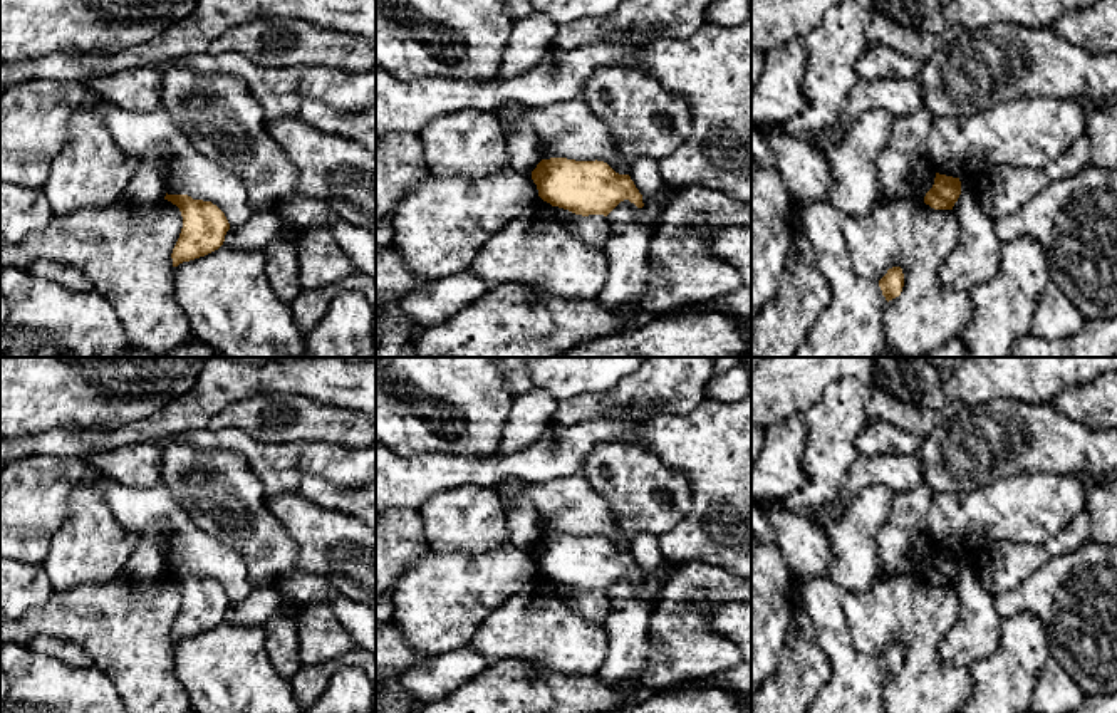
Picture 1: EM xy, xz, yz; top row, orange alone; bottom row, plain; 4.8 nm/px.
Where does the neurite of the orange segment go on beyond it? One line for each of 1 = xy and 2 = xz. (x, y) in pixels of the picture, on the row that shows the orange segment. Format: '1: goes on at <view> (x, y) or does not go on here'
1: does not go on here
2: does not go on here

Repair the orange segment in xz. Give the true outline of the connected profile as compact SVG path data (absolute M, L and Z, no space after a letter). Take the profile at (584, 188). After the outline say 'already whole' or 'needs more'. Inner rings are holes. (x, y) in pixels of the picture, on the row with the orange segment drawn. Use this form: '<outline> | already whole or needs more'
M567 158L542 159L532 171L538 196L575 215L607 216L621 201L642 208L642 195L629 174L616 173L604 161Z | already whole

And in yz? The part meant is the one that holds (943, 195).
M936 173L933 188L926 193L924 203L934 210L953 210L961 195L959 178Z | already whole

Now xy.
M166 193L164 200L176 205L183 216L183 228L171 253L173 267L205 257L223 245L230 223L216 205L188 195Z | already whole

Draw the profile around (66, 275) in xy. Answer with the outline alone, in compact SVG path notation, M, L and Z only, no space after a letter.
M42 258L30 263L27 272L32 273L34 277L50 280L72 292L92 292L91 278L77 267L64 262Z

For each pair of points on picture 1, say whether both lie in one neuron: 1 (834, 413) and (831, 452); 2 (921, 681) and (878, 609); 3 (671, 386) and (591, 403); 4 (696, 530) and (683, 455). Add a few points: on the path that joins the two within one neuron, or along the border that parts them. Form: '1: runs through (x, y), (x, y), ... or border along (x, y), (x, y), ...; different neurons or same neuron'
1: runs through (834, 423), (832, 442); same neuron
2: runs through (918, 661), (918, 640), (898, 619); same neuron
3: runs through (651, 390), (611, 405); same neuron
4: runs through (701, 512), (701, 473); same neuron

